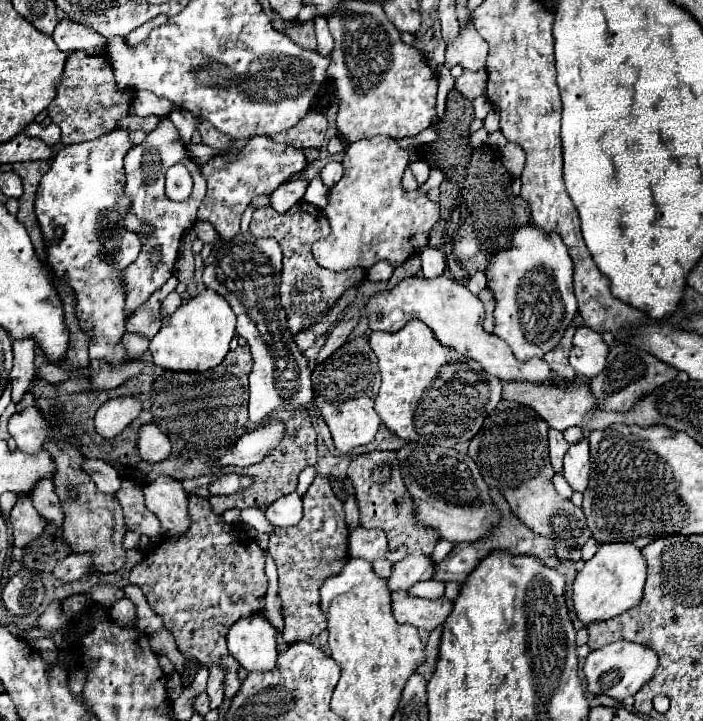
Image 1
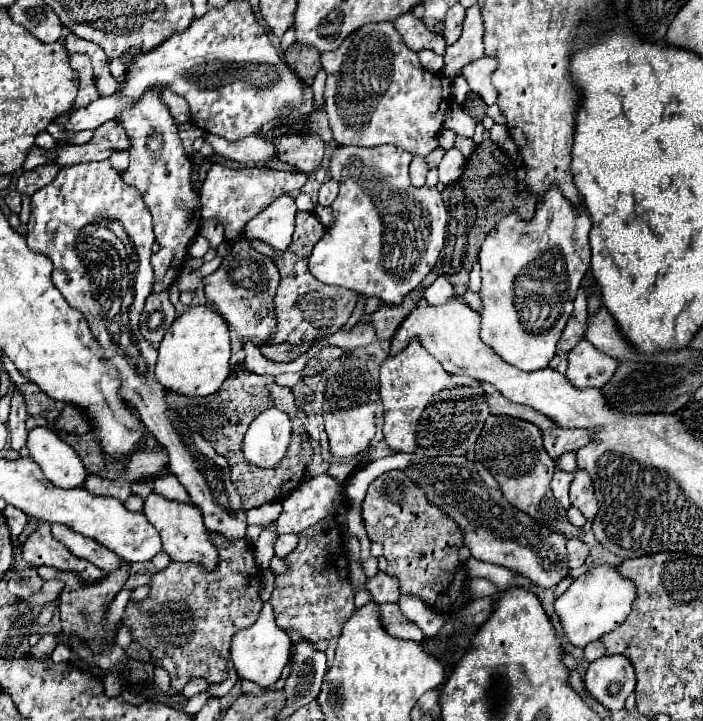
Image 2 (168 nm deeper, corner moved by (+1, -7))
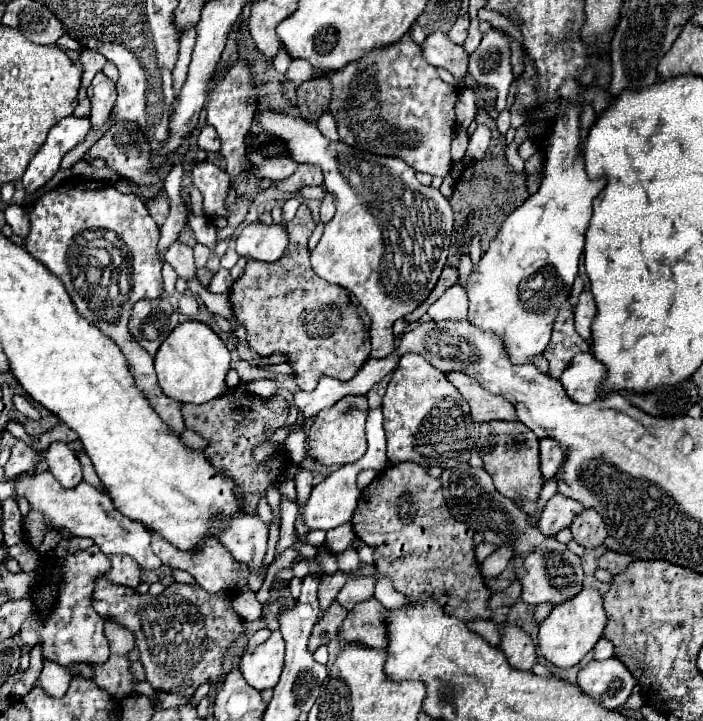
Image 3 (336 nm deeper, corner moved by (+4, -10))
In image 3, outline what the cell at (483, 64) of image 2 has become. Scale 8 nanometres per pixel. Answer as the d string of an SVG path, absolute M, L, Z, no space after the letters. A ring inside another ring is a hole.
M490 28L478 50L470 56L468 72L480 86L498 90L498 112L506 110L506 94L512 84L512 66L510 66L510 40L500 28Z

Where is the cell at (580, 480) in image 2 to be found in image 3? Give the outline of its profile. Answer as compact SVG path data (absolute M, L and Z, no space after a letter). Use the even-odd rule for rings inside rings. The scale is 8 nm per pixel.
M584 510L570 526L572 530L572 538L584 546L584 548L598 548L604 546L604 540L608 538L608 530L604 520L600 518L600 514L596 514L594 510Z

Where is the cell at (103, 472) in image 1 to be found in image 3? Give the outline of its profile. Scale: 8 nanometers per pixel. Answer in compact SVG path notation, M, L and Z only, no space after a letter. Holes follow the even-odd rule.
M54 442L46 450L46 460L48 460L50 472L60 480L60 484L64 488L74 488L74 486L78 486L82 482L80 462L78 462L74 450L70 450L68 444Z

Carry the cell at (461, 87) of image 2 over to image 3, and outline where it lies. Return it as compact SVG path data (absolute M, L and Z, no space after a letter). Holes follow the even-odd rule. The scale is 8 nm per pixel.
M462 88L458 94L458 102L456 102L456 118L458 118L458 126L460 130L466 130L470 126L470 122L476 116L476 102L474 102L474 92L470 88Z

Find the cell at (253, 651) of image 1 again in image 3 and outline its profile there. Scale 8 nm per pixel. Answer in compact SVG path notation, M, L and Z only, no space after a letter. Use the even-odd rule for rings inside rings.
M272 632L272 636L242 654L240 658L240 672L244 674L246 682L256 690L274 688L280 680L284 668L284 640L280 632Z

